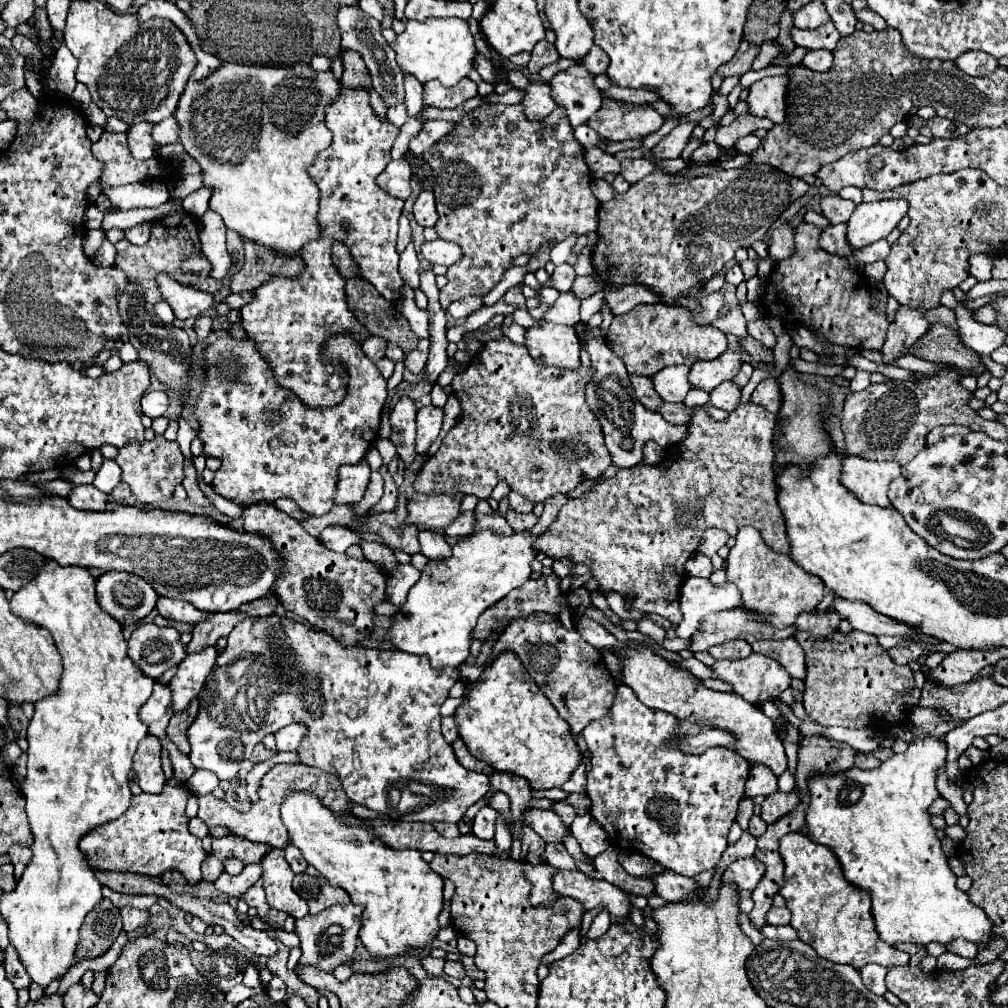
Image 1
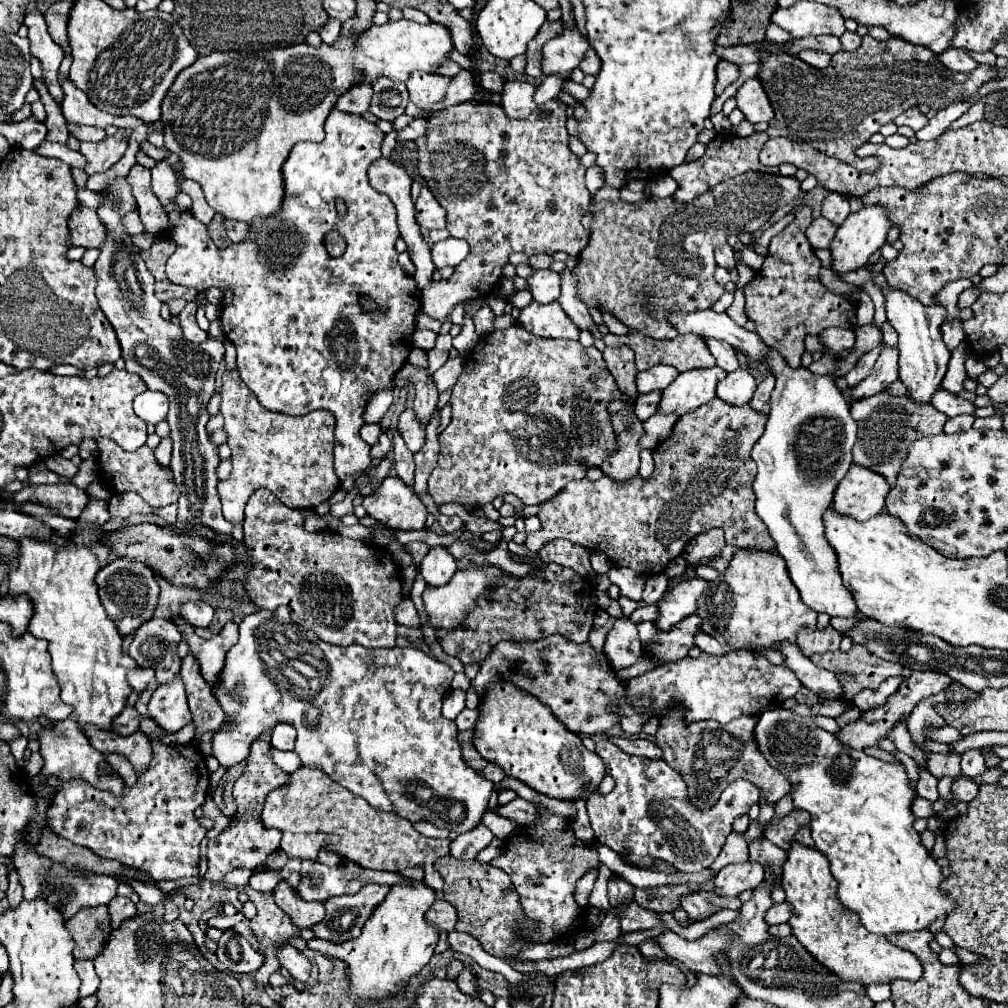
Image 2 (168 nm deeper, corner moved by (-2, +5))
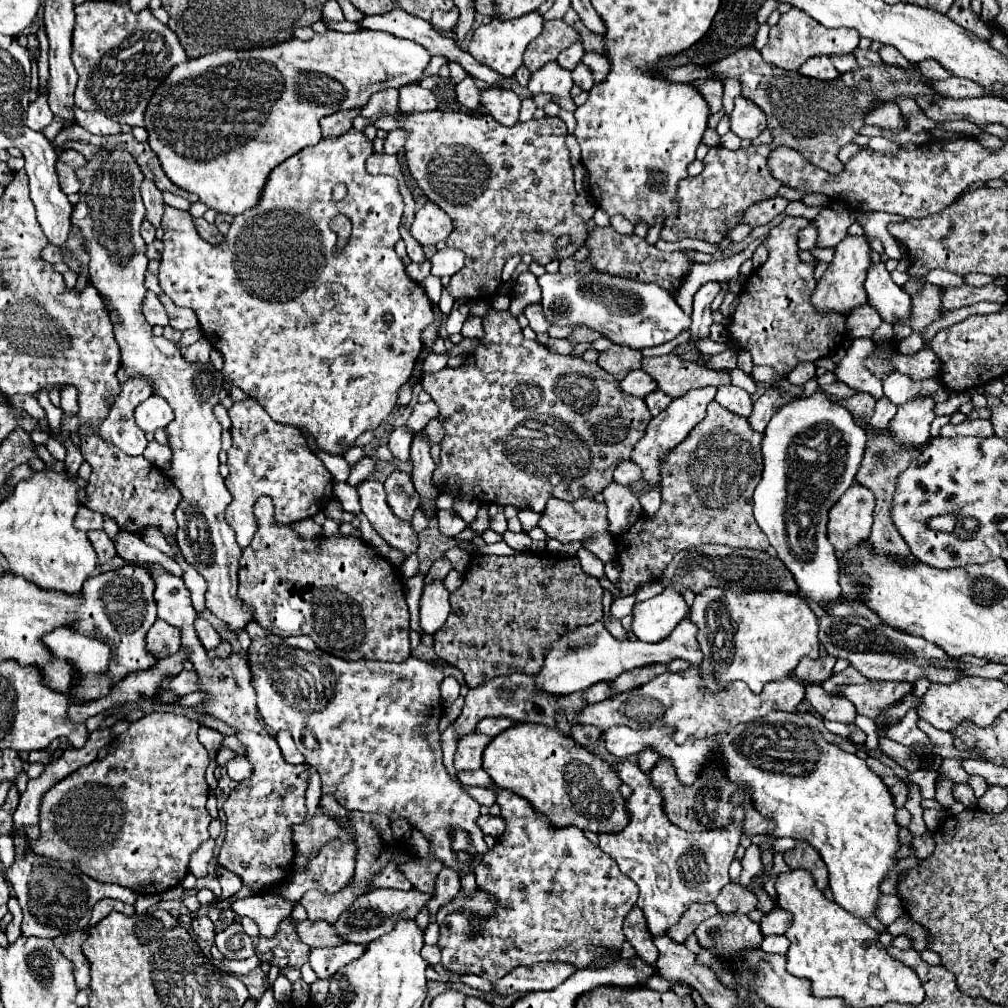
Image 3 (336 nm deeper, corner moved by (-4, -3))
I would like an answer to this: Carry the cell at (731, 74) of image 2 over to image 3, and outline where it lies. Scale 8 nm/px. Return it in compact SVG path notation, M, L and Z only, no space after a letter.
M697 79L693 85L701 91L705 101L709 101L711 113L717 113L717 111L723 109L723 81L717 81L717 79Z

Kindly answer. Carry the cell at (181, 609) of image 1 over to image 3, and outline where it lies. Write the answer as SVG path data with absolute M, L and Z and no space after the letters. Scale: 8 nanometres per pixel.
M197 617L195 619L195 629L197 629L197 635L199 635L199 641L205 645L205 649L215 649L221 641L219 633L211 627L211 623L203 617Z

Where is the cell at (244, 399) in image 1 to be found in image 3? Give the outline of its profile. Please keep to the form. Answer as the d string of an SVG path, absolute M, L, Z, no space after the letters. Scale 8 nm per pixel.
M251 397L233 401L227 413L231 419L233 447L227 451L229 477L225 479L225 485L233 501L227 507L225 521L235 531L239 547L247 547L255 535L257 521L253 517L253 505L261 495L273 499L275 517L285 525L309 519L329 505L333 499L333 475L297 427L277 425Z

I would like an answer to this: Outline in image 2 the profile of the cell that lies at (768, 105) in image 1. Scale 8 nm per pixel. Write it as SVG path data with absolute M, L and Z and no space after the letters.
M757 77L745 81L739 87L735 99L737 99L737 109L741 109L745 119L753 125L761 123L761 121L771 121L773 115L775 115L773 107L771 107L771 103L769 103L769 99L767 99L767 95L765 95L765 91L763 91Z

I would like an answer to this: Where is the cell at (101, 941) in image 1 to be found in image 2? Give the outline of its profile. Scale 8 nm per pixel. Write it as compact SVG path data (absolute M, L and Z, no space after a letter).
M105 905L83 909L65 925L75 941L75 959L95 959L111 933L109 913Z

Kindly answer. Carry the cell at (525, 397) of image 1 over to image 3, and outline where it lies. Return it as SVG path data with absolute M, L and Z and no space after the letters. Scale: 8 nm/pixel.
M489 311L489 315L483 319L485 325L485 335L481 339L481 345L465 359L465 363L457 369L445 367L437 373L423 373L419 383L423 387L423 391L427 391L431 395L431 399L437 403L439 407L439 417L443 419L443 427L445 427L445 437L441 441L441 465L437 467L437 471L433 473L433 487L439 493L449 493L455 497L475 497L477 501L487 501L487 503L501 503L501 505L513 505L517 509L531 509L535 513L539 513L539 509L545 507L545 503L551 497L557 499L565 499L565 501L573 501L579 497L593 497L595 493L599 493L611 479L613 479L613 471L617 469L617 465L625 459L631 457L631 451L635 447L635 443L645 435L645 427L651 421L651 413L645 405L643 399L627 395L619 383L615 381L613 375L609 375L607 371L603 371L597 363L587 363L581 355L561 355L557 351L551 351L547 347L543 347L539 341L529 341L523 337L517 319L503 311Z

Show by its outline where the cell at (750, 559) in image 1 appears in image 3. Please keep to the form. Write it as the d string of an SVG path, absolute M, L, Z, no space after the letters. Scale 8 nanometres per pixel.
M709 587L697 593L689 619L699 629L697 641L705 655L701 671L719 681L711 689L743 679L753 693L761 693L765 683L787 677L801 657L819 657L819 619L795 593L731 593Z

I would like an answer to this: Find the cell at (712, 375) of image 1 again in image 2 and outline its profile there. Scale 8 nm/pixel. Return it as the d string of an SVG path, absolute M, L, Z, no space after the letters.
M719 367L711 369L691 369L679 373L677 379L663 391L659 413L675 413L677 417L699 409L703 403L715 397L717 381L723 379L727 373Z

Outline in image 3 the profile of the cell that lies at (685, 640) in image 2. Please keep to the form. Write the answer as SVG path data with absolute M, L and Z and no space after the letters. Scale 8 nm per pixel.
M653 663L653 665L643 665L643 667L635 667L631 671L621 673L615 681L613 681L613 689L615 693L623 693L623 691L631 691L635 687L641 687L645 683L649 683L651 679L655 679L657 675L667 671L667 663Z

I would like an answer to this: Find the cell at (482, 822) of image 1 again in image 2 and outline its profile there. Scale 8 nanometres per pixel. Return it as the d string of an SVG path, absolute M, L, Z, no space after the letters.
M477 825L473 831L463 833L451 841L449 855L459 859L459 861L475 859L477 853L491 843L491 839L493 839L493 833L485 825Z

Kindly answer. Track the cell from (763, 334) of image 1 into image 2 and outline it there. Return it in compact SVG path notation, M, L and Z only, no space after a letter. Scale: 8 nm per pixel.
M797 205L793 211L795 219L771 239L769 255L761 265L761 271L755 273L753 281L745 287L745 315L757 325L759 337L781 357L787 359L789 367L799 367L799 359L805 351L803 339L807 335L821 335L829 327L857 329L855 305L831 291L827 291L819 281L821 263L815 257L805 229L809 227L811 207Z

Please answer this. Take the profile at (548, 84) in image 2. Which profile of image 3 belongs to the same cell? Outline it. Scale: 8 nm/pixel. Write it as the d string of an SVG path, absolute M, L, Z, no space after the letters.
M531 97L523 99L523 105L521 105L521 115L519 115L519 121L531 121L531 119L533 119L533 115L535 115L535 109L537 109L537 105L535 105L535 101L533 101Z

